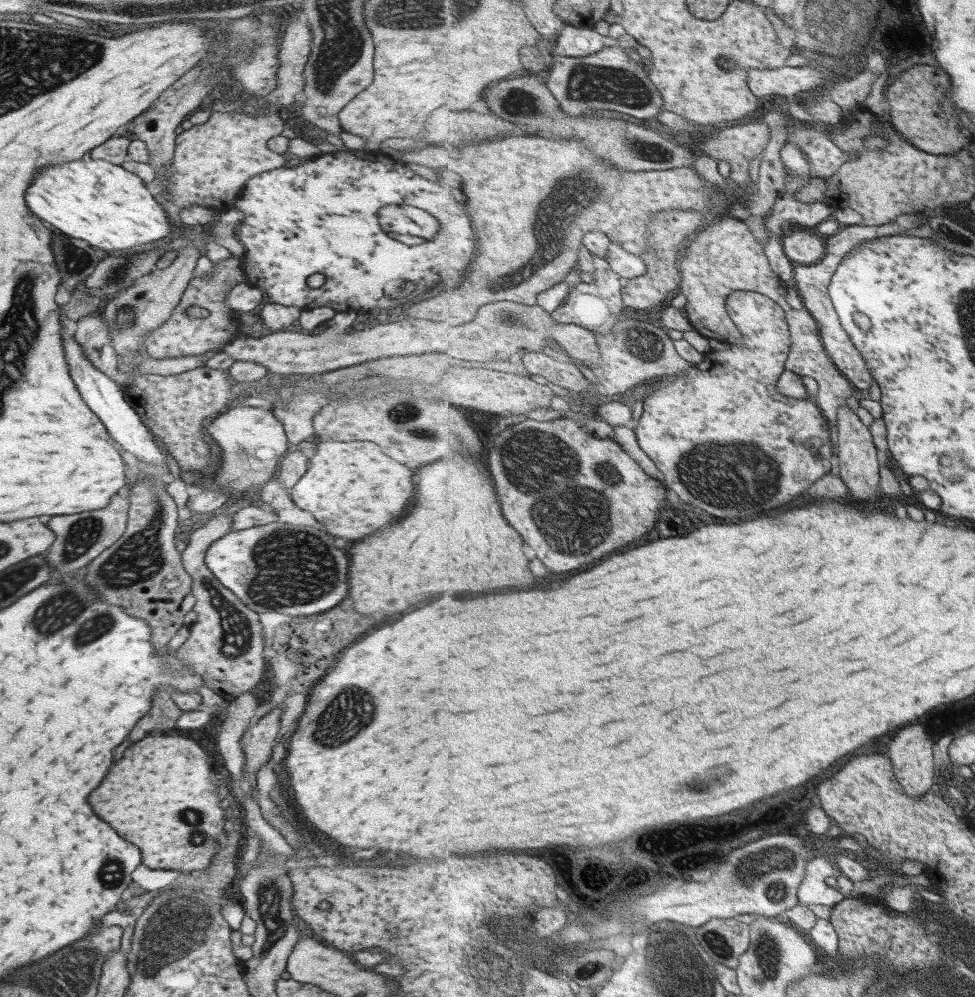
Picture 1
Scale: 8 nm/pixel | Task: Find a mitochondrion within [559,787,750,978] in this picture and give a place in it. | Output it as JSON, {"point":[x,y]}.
{"point":[722,944]}

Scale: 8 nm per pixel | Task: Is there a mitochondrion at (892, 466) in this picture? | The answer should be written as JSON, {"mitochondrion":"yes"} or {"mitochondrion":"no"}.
{"mitochondrion":"no"}

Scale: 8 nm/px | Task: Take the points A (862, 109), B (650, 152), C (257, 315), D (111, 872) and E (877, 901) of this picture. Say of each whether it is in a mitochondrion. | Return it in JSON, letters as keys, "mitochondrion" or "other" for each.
{"A":"other","B":"mitochondrion","C":"other","D":"mitochondrion","E":"other"}

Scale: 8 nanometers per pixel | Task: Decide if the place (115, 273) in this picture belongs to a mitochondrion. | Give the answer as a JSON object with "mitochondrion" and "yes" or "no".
{"mitochondrion":"yes"}

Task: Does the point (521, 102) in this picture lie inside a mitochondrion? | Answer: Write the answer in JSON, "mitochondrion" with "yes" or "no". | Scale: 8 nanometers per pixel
{"mitochondrion":"yes"}

